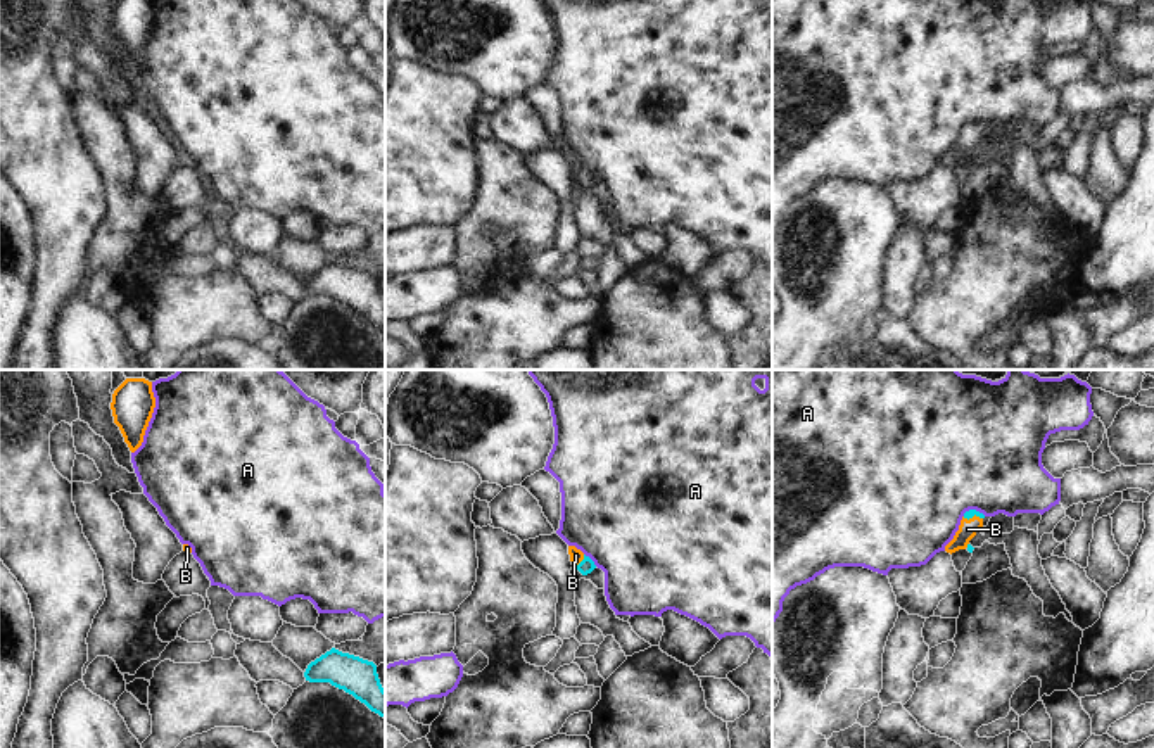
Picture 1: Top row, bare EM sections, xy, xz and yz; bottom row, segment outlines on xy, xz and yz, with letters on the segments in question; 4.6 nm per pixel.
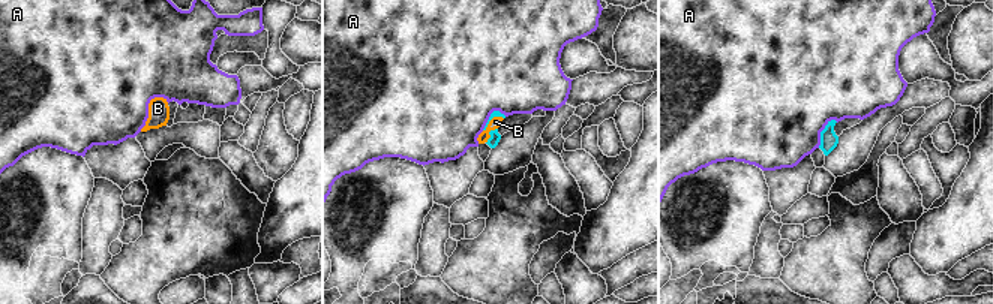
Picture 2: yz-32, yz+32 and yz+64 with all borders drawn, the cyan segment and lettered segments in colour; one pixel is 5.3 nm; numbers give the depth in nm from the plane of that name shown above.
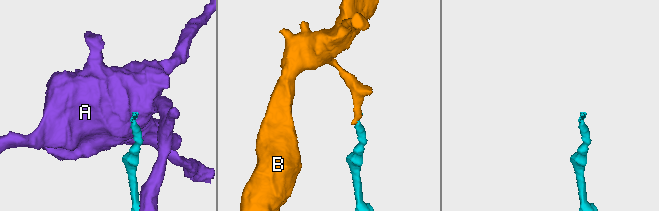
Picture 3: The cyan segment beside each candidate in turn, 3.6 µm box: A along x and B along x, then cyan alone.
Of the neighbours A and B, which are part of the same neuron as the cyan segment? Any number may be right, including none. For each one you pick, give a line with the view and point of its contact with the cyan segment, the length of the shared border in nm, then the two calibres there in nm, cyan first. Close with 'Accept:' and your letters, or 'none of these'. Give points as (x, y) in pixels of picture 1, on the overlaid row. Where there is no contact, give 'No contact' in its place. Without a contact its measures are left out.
B: Touches cyan at xz (581, 562). Shared border 80 nm. Thickness 70 nm (cyan) against 60 nm
Accept: B

